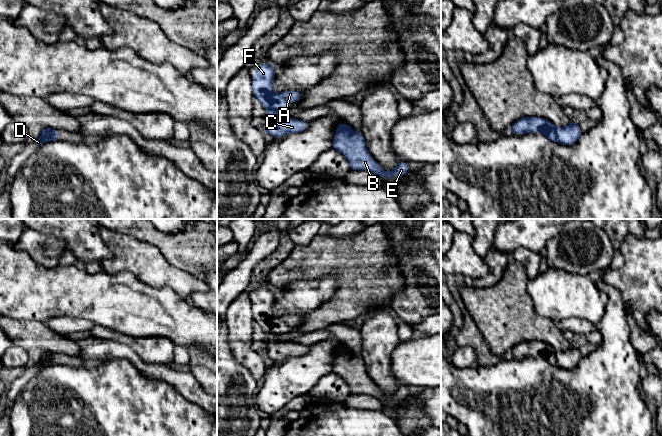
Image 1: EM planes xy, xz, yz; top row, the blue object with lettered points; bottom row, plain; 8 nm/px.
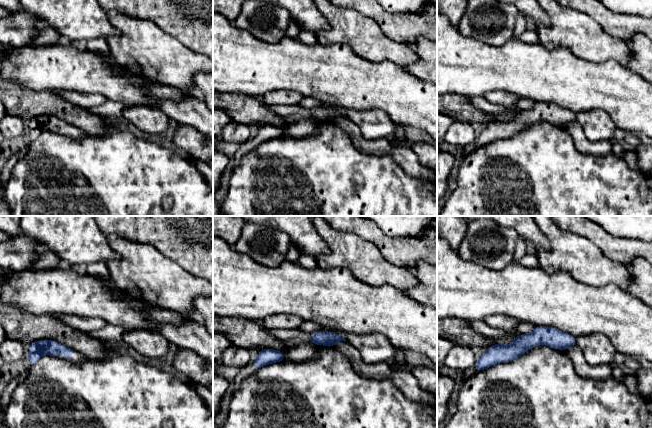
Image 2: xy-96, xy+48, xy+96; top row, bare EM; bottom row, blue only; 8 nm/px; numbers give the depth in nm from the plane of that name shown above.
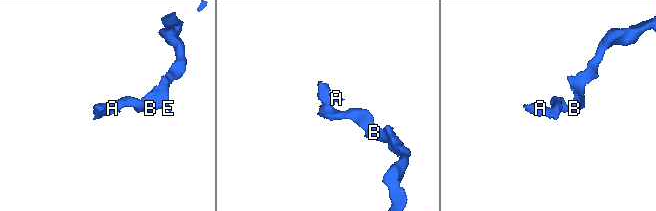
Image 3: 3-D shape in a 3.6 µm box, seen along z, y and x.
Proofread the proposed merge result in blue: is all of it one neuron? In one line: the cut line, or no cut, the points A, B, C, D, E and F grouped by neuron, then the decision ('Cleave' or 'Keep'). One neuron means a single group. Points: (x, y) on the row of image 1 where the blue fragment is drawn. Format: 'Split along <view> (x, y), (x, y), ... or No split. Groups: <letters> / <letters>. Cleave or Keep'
Split along yz (555, 127), (556, 141). Groups: A F / B C D E. Cleave

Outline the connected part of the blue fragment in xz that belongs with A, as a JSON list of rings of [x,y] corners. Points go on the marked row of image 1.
[[[257,63],[252,69],[256,70],[252,79],[253,95],[267,110],[284,110],[289,101],[294,104],[301,99],[301,94],[296,90],[274,92],[275,69],[272,64]]]

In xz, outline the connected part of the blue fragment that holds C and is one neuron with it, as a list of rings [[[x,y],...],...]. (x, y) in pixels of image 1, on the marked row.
[[[267,110],[265,119],[266,124],[263,128],[263,132],[275,138],[282,137],[288,133],[298,133],[309,127],[308,122],[293,117],[282,117],[274,110]]]

